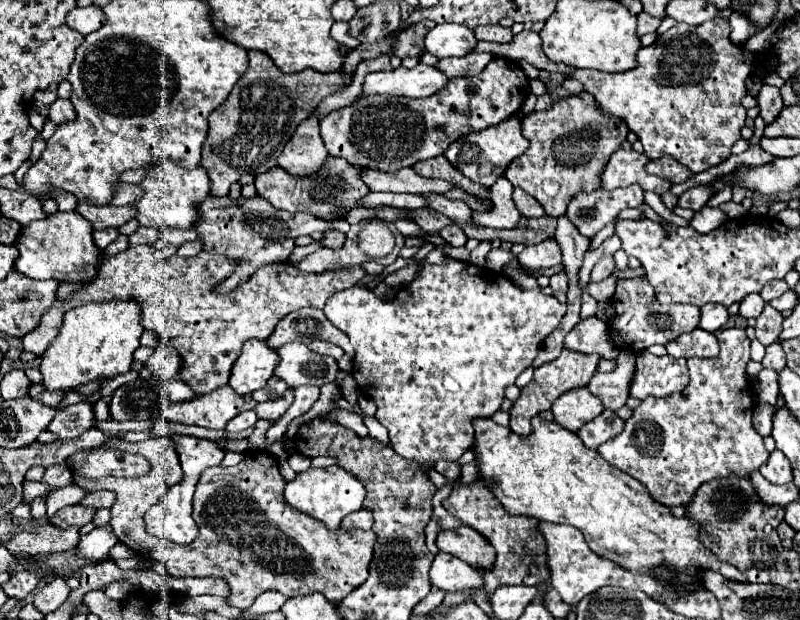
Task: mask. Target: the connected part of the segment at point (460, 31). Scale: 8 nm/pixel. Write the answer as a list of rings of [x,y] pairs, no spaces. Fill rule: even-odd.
[[[442,23],[432,27],[424,37],[424,47],[428,53],[432,53],[438,59],[444,57],[462,57],[470,53],[476,45],[474,31],[456,25],[456,23]]]

